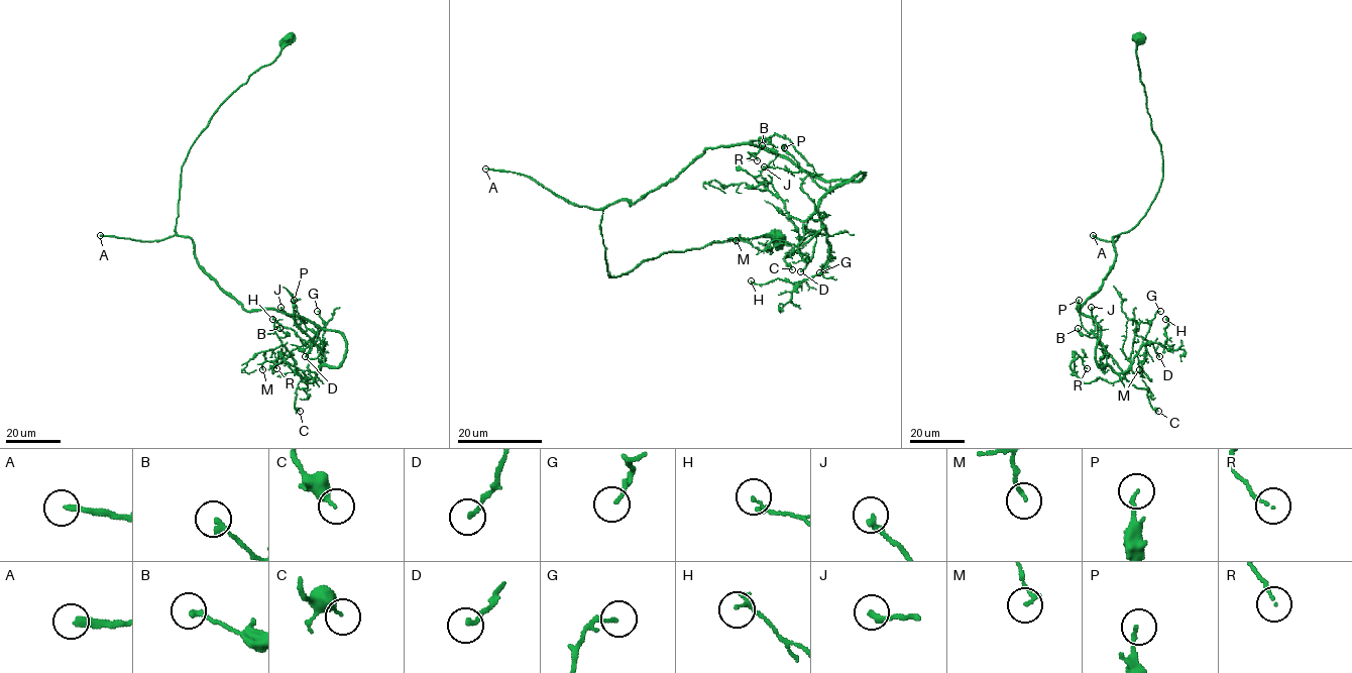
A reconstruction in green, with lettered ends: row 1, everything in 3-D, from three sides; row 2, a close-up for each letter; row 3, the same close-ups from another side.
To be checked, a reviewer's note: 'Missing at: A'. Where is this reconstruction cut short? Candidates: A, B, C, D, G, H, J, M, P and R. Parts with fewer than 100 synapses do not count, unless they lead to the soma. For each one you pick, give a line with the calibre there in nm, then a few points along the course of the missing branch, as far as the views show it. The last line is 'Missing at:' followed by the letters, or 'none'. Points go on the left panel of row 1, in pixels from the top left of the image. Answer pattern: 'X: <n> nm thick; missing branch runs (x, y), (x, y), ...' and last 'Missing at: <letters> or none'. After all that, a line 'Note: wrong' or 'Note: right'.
A: 240 nm thick; missing branch runs (100, 235), (65, 232), (13, 214), (6, 202), (11, 176), (57, 141), (136, 138)
Missing at: A
Note: right

